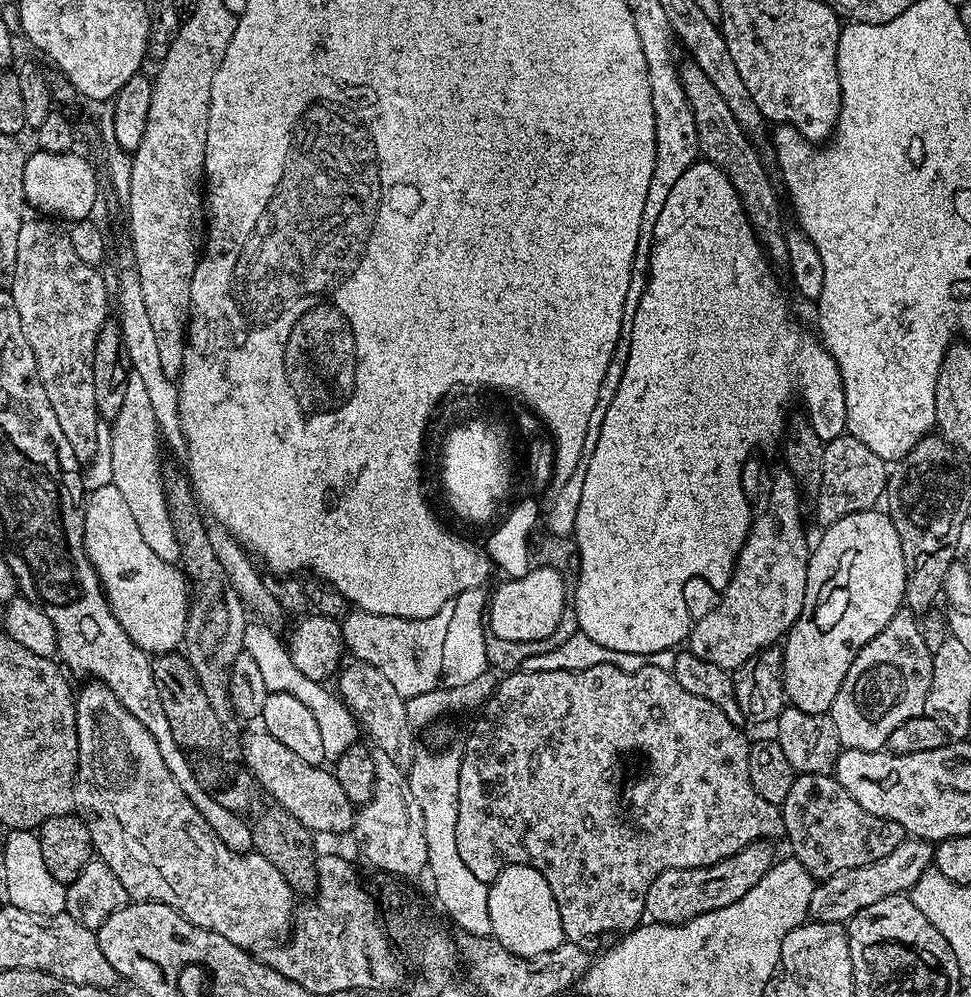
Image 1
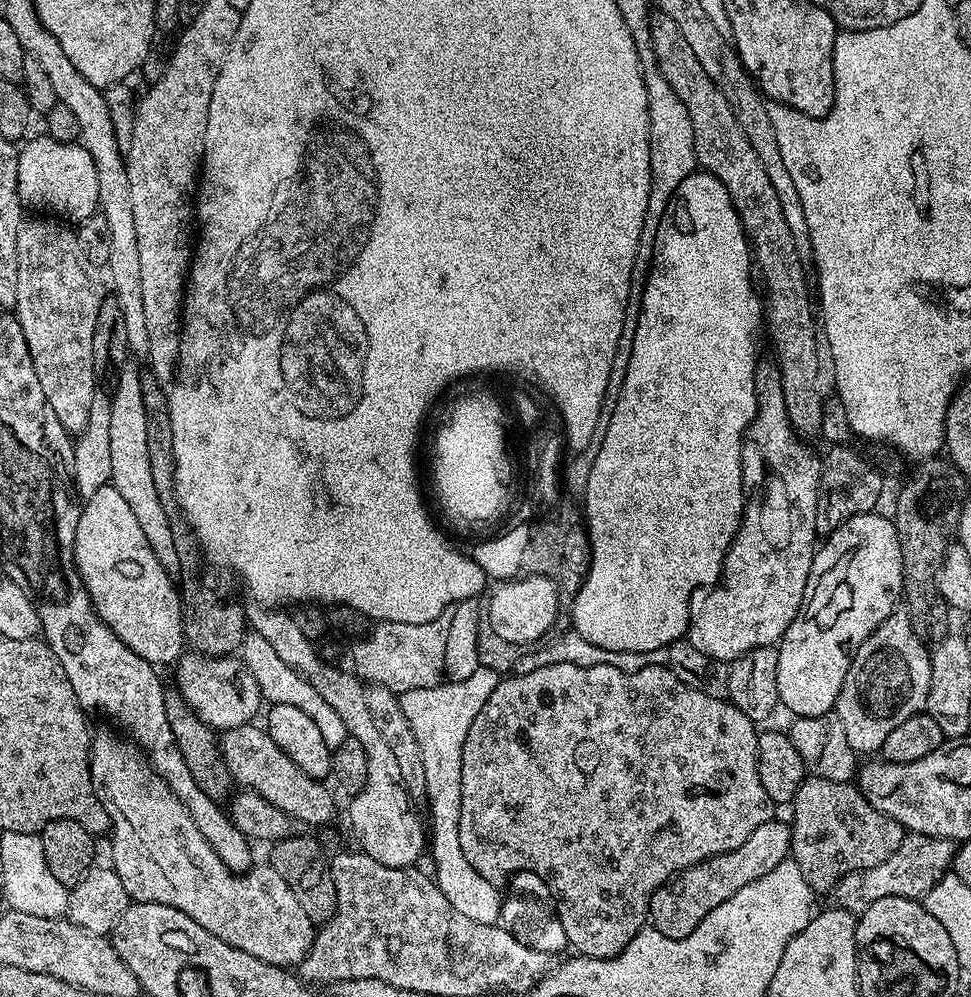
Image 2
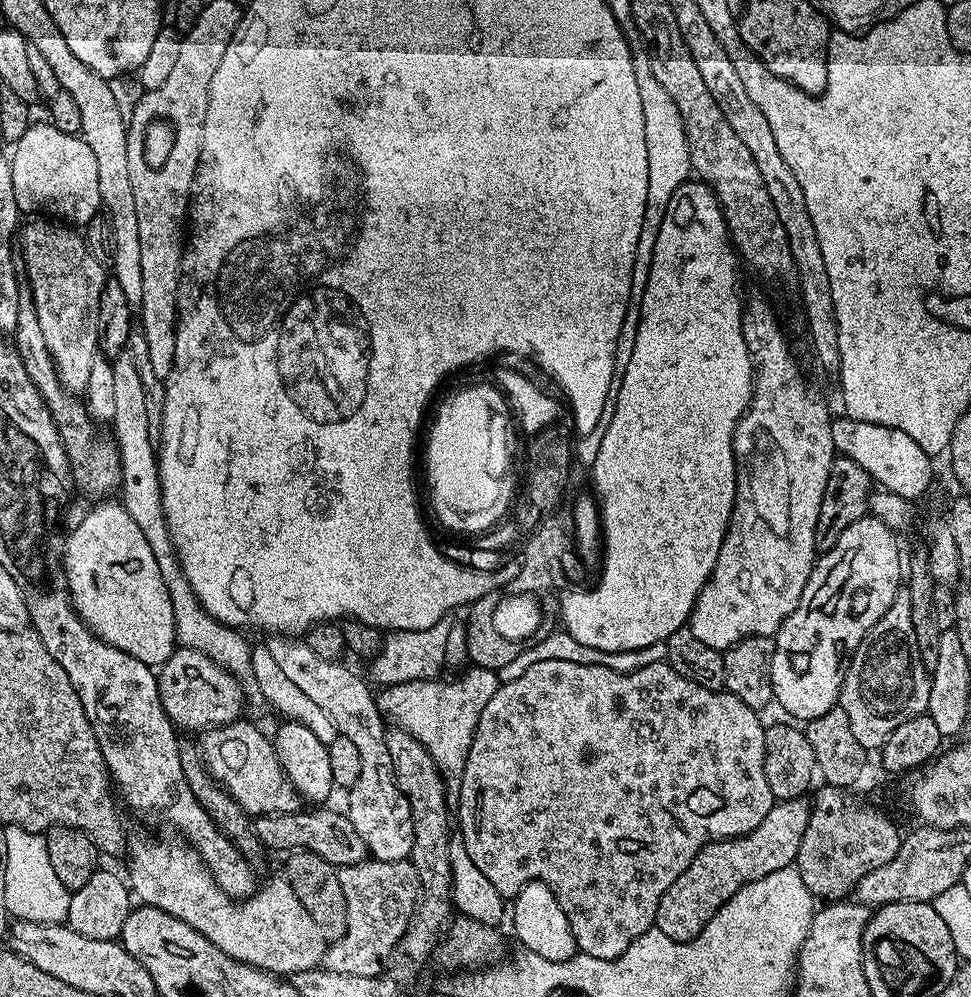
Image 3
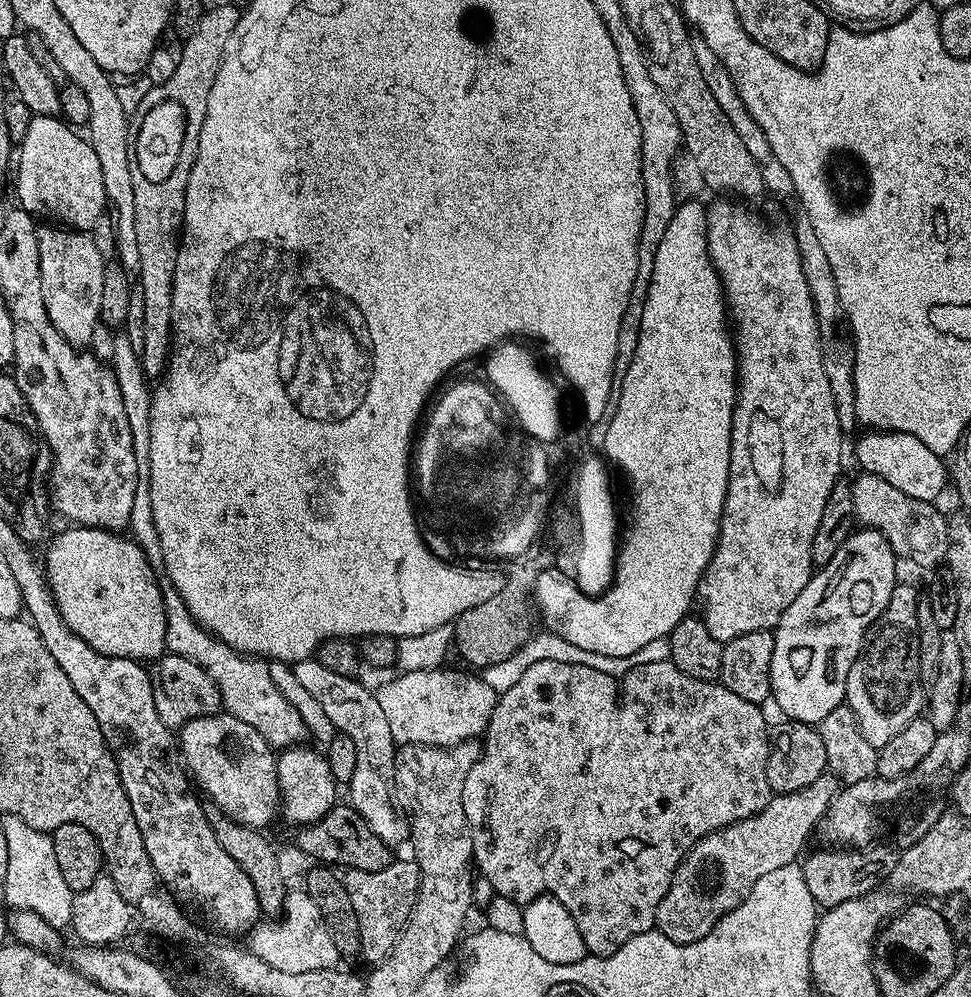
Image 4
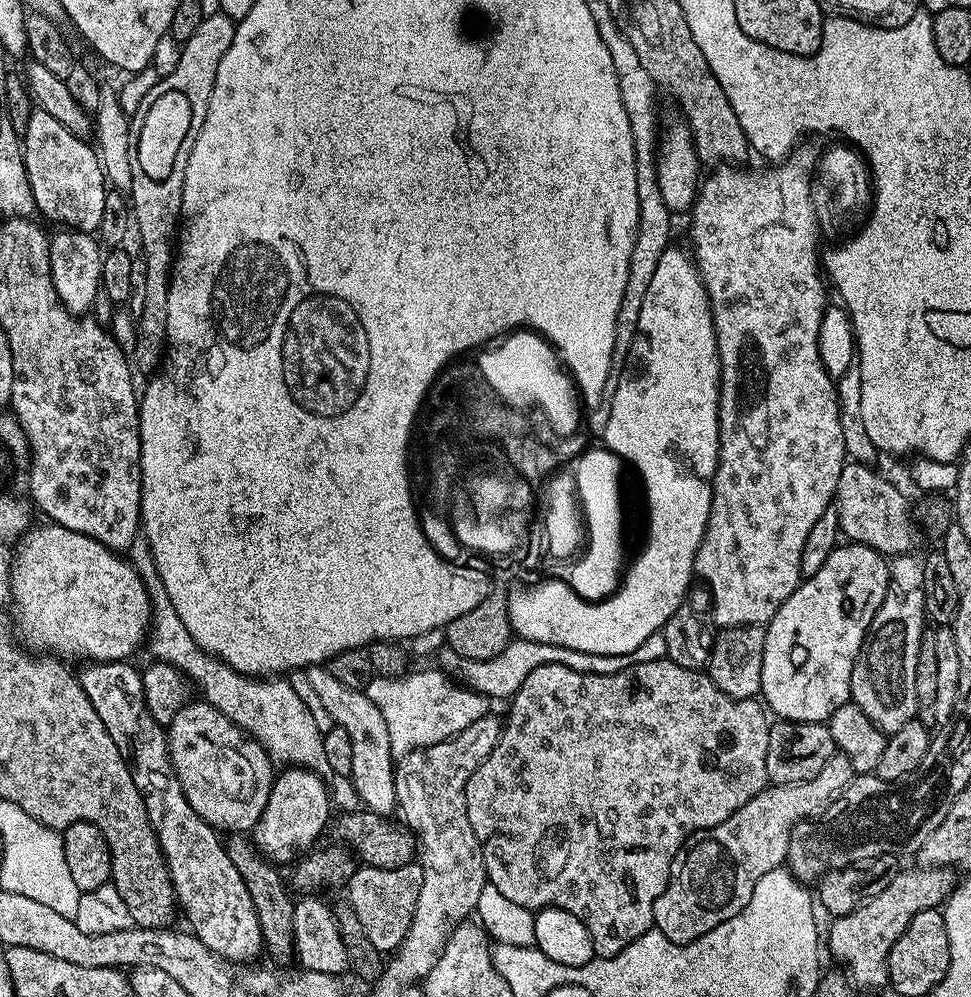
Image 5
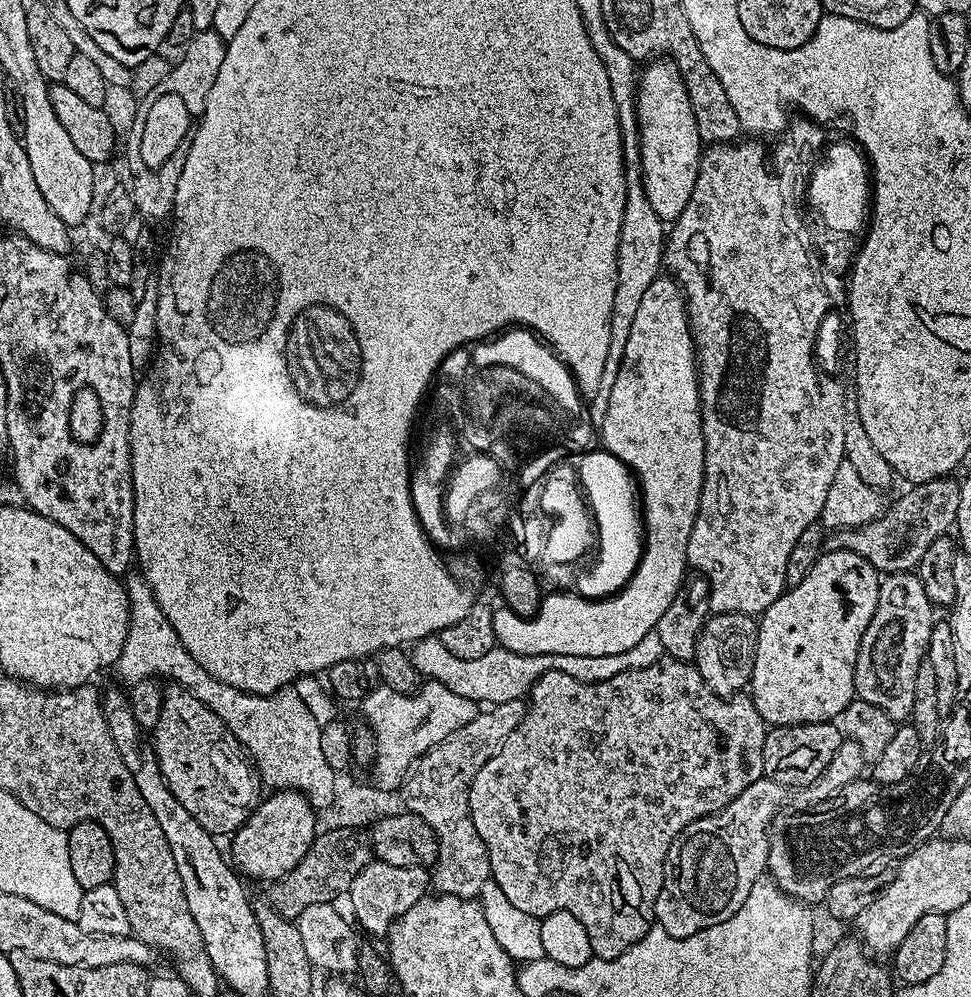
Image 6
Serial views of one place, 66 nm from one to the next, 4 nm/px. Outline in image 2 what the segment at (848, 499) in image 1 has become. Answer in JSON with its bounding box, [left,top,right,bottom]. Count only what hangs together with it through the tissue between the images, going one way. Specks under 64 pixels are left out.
[816,444,884,538]

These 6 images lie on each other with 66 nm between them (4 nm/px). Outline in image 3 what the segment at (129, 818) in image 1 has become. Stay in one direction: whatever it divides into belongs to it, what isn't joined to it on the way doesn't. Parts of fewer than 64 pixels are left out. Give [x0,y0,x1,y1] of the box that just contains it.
[126,842,326,974]

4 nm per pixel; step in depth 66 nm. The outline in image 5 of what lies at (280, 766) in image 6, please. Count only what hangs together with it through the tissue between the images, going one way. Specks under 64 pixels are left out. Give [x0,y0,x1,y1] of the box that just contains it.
[130,534,332,776]

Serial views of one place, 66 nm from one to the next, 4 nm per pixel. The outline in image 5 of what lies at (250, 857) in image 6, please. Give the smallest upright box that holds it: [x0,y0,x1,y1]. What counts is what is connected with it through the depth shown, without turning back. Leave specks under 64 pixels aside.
[250,767,334,866]

